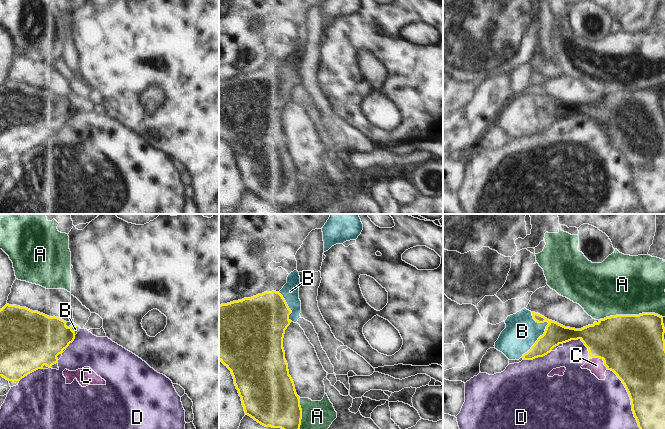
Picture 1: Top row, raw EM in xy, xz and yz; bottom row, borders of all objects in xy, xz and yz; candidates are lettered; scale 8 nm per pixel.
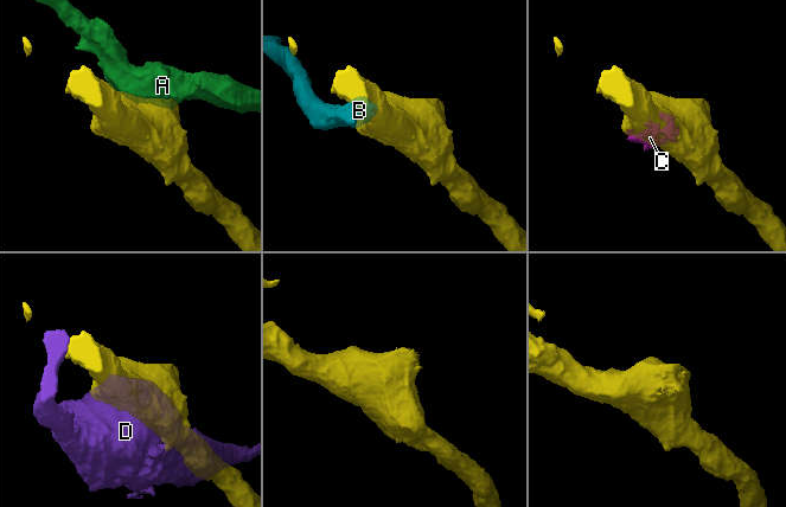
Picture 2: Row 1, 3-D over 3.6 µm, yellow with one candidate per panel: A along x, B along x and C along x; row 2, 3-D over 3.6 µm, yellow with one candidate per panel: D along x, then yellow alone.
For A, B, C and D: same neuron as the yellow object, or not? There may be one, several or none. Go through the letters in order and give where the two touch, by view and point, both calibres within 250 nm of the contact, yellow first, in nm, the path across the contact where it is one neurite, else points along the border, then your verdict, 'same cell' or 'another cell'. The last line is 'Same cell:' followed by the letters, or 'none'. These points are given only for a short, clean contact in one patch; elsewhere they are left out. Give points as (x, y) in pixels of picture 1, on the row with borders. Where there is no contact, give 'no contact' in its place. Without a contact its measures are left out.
A: meets yellow in yz at (630, 315); 500 nm thick on the yellow side, 480 nm on the other; another cell
B: meets yellow in yz at (545, 330); 170 nm thick on the yellow side, 280 nm on the other; runs through yz (555, 333), (545, 330), (522, 331); same cell
C: meets yellow in yz at (601, 358); 480 nm thick on the yellow side, 130 nm on the other; another cell
D: meets yellow in yz at (629, 396); 380 nm thick on the yellow side, 400 nm on the other; another cell
Same cell: B

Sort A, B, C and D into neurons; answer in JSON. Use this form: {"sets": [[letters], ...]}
{"sets": [["A"], ["B"], ["C", "D"]]}

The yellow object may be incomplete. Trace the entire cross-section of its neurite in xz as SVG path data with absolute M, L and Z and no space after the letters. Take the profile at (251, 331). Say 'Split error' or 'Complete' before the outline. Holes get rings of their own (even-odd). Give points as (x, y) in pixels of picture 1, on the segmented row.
Split error. M296 269L288 275L287 283L279 292L264 292L251 298L219 305L219 360L231 371L245 415L265 427L300 429L301 425L300 398L289 375L283 348L285 330L291 322L296 323L301 317L299 285L300 276Z

